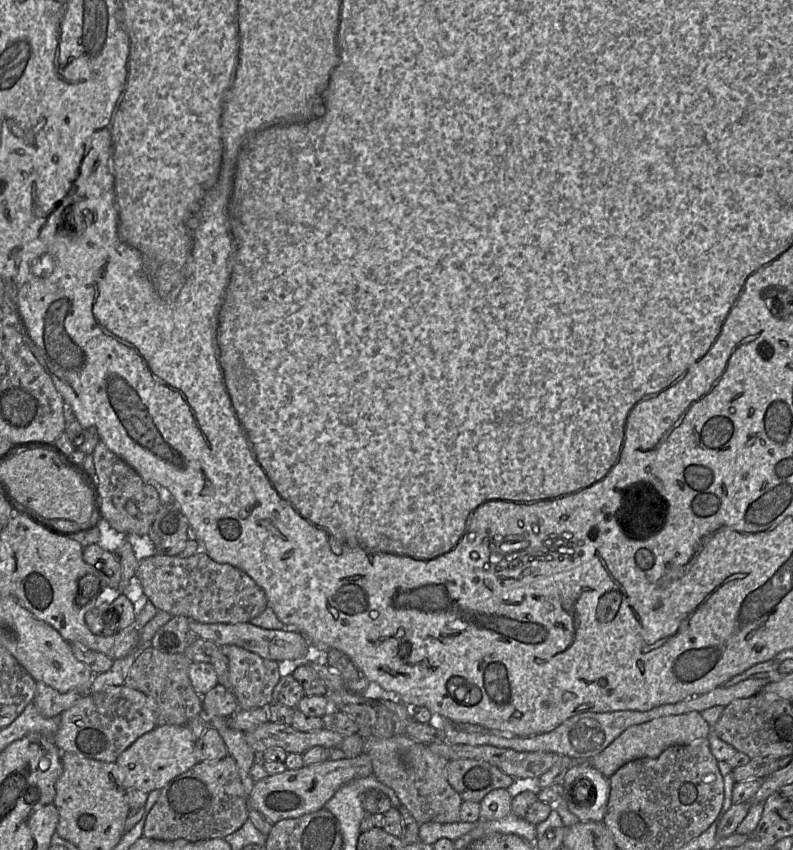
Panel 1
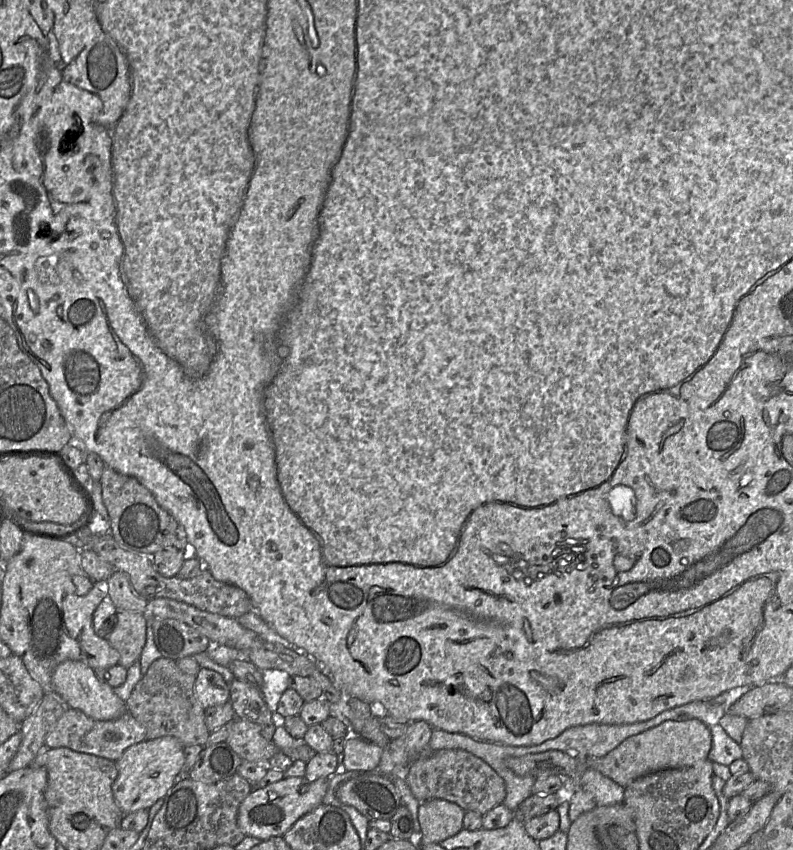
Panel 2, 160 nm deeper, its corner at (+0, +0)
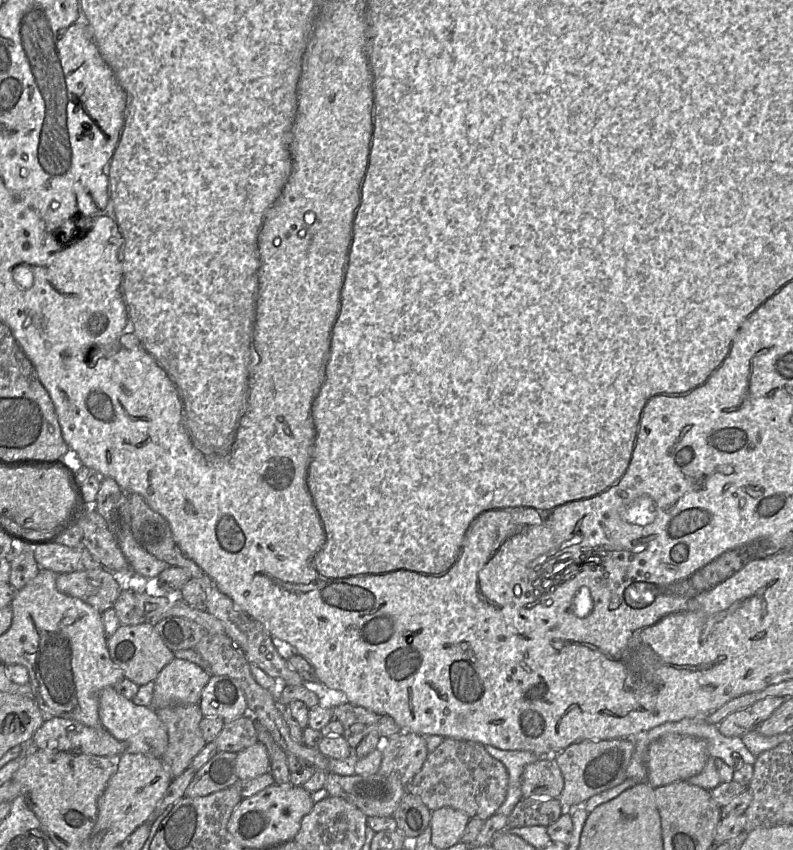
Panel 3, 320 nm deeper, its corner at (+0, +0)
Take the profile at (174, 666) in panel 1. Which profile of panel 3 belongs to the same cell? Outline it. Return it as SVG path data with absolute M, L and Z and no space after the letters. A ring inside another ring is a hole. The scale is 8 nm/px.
M199 704L155 709L168 734L168 746L161 757L172 778L181 775L206 742L200 730L204 717Z

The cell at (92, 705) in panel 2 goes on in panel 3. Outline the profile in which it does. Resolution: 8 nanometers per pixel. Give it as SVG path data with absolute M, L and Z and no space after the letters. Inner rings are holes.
M105 688L100 693L99 718L101 726L123 742L127 752L161 758L167 749L168 734L155 709L134 704L113 688Z

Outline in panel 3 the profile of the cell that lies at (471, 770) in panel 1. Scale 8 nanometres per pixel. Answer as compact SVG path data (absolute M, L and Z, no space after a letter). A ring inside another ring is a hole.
M445 739L427 758L419 772L405 786L407 793L419 797L432 812L451 807L465 813L470 819L486 821L503 804L508 788L508 774L504 765L492 758L484 746L469 741Z

